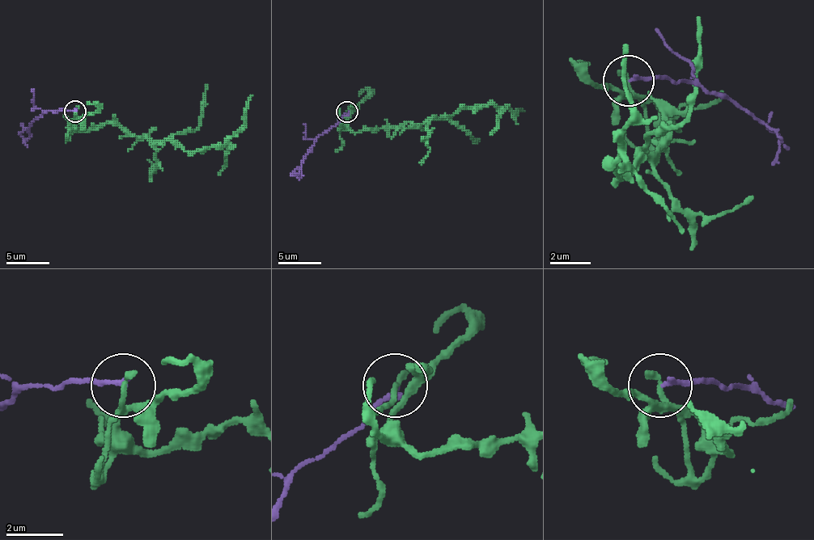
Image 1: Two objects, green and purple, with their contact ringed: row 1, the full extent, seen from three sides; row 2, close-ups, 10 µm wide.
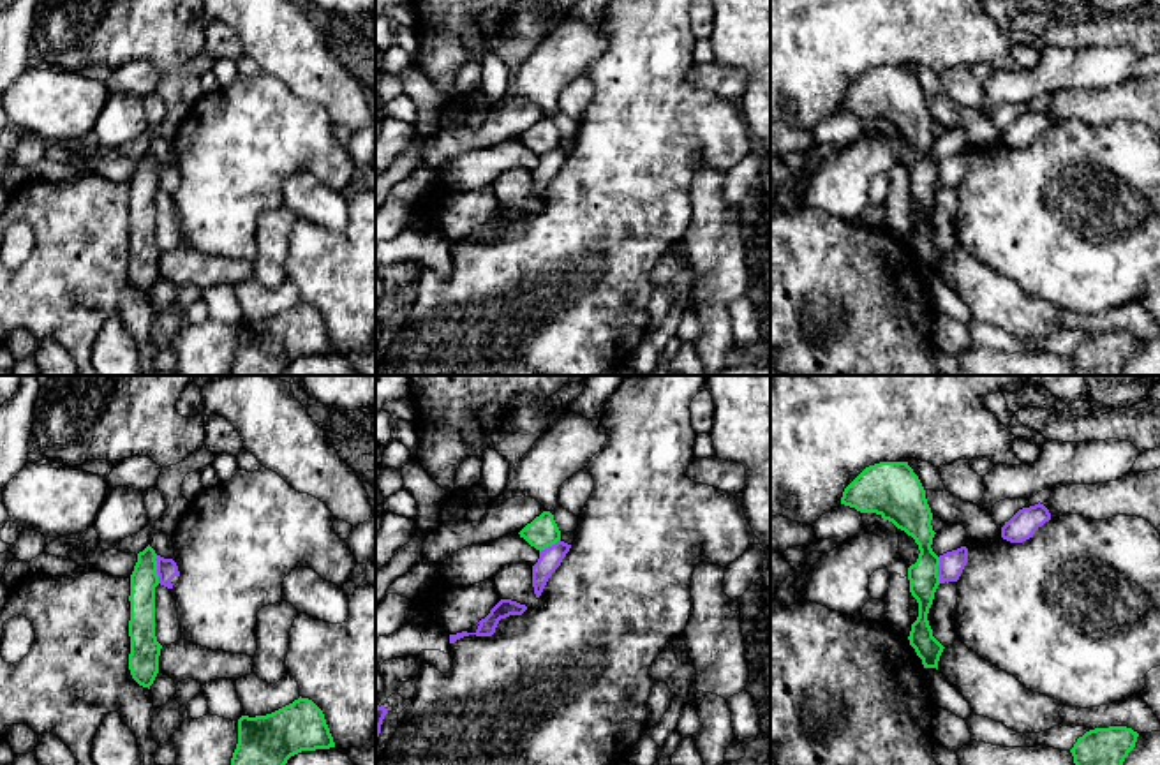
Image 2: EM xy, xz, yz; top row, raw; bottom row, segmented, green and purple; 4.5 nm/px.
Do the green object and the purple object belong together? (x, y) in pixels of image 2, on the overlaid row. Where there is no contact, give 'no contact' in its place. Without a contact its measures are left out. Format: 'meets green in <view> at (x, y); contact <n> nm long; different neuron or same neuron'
meets green in xy at (156, 570); contact 130 nm long; different neuron

